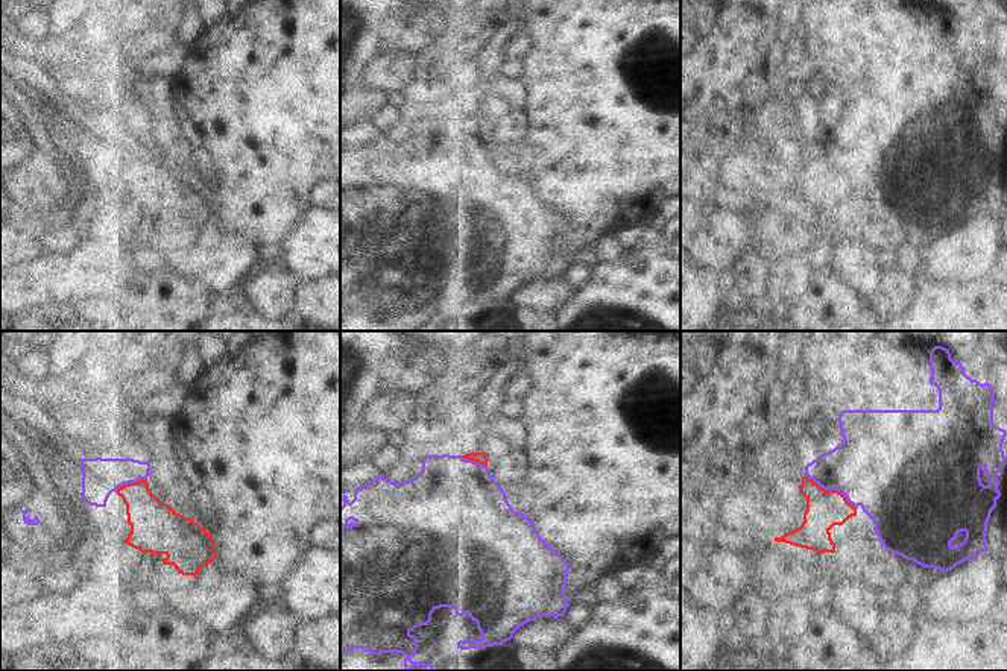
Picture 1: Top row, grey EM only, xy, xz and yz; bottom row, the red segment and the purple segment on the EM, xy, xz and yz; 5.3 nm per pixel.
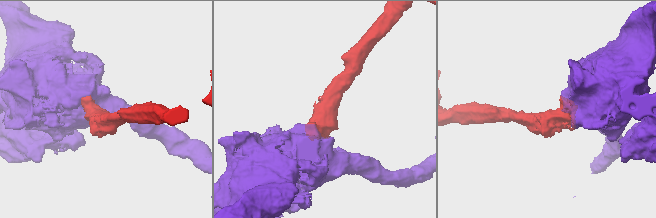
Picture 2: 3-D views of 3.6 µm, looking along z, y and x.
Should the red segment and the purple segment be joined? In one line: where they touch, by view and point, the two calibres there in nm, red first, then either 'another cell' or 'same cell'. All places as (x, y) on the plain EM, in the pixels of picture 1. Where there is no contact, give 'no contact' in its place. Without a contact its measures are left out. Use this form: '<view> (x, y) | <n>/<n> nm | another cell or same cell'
yz (831, 151) | 200/420 nm | same cell

